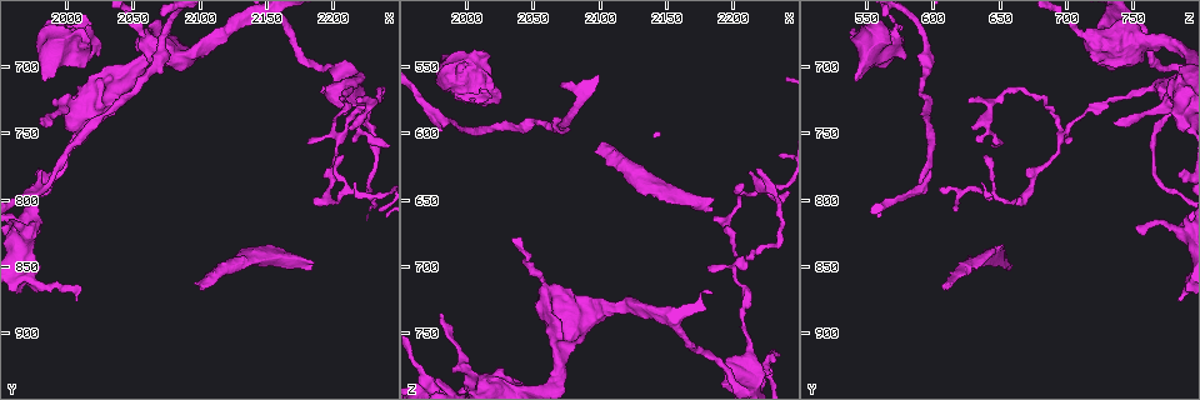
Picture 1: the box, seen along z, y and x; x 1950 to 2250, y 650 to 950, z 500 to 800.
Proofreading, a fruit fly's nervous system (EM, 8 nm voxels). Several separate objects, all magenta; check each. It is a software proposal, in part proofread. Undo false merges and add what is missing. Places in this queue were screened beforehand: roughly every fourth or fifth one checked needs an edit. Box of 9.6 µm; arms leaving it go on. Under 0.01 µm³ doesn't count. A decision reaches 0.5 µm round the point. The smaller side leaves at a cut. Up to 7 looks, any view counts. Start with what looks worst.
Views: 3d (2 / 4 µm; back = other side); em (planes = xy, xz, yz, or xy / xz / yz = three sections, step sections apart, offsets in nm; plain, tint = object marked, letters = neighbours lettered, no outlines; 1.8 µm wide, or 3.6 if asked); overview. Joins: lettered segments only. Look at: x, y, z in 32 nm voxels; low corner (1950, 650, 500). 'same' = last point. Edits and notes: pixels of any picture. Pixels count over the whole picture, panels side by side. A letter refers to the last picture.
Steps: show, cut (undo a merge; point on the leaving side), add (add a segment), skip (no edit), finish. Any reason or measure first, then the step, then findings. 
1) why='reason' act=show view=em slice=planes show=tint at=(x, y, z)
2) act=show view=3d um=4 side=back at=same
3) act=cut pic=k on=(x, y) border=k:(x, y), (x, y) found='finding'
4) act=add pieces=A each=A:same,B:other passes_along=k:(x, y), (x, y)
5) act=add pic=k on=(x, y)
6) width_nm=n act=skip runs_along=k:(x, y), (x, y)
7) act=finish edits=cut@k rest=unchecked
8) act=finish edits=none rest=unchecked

why='branch stops here' act=show view=em um=3.6 slice=xz step=8 show=tint at=(2182, 848, 658)

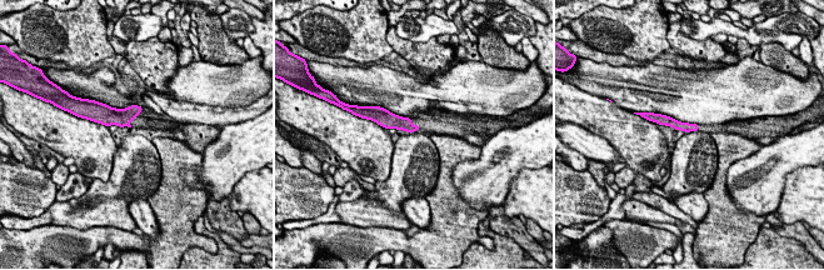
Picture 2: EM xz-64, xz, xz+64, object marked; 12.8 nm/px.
act=show view=em um=3.6 slice=planes show=letters at=same

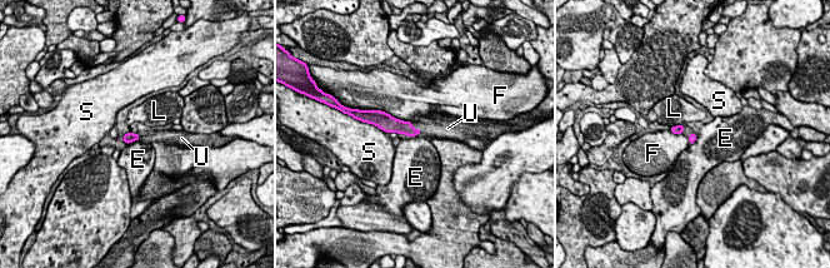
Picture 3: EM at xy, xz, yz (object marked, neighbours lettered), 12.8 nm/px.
act=add pieces=U each=E:other,F:other,L:other,S:other,U:same passes_along=3:(398, 125), (416, 129), (433, 124) found='it goes on there'

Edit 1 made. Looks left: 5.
act=show view=3d um=2 at=(2098, 860, 614)

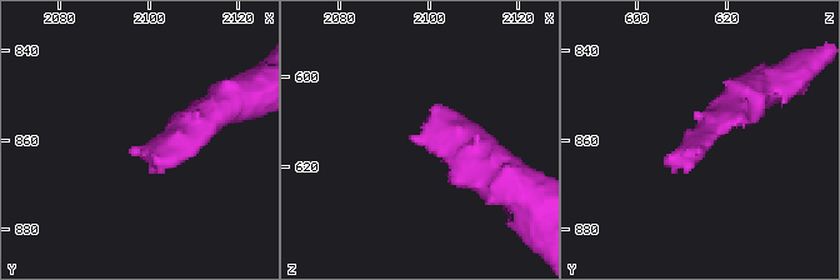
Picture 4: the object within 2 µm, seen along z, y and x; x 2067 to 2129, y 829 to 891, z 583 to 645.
why='need the tissue' act=show view=em slice=planes show=letters at=(2096, 863, 613)

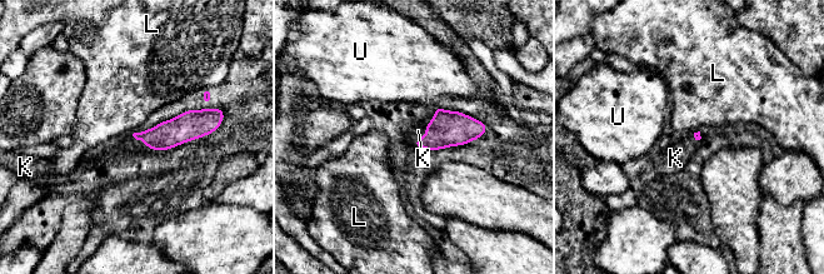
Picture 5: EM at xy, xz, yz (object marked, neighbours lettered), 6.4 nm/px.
act=add pieces=K each=K:same,L:other,U:other found='the neuron continues'

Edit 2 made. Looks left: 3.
act=show view=overview

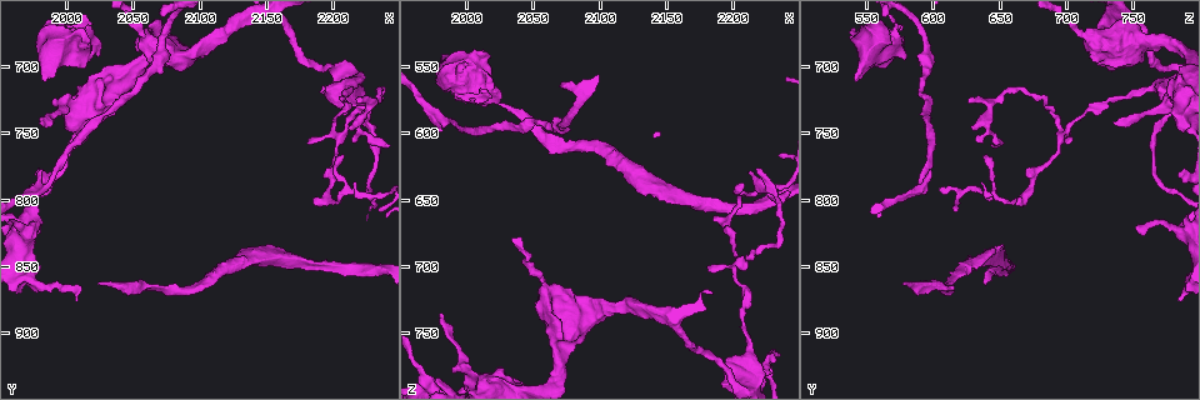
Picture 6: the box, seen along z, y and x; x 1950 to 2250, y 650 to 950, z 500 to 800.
why='free end' act=show view=em um=3.6 slice=yz step=8 show=plain at=(1984, 710, 542)

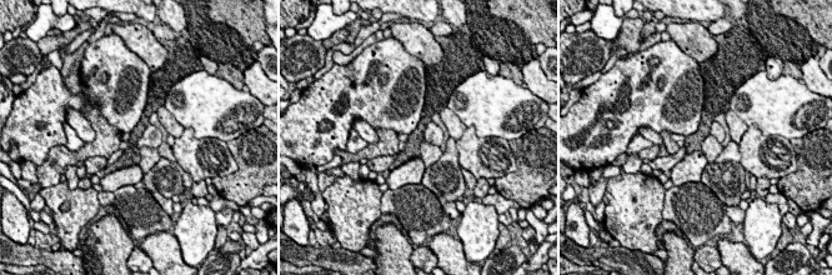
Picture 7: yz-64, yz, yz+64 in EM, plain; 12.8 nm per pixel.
why='what lies round it' act=show view=em um=3.6 slice=yz step=8 show=letters at=same

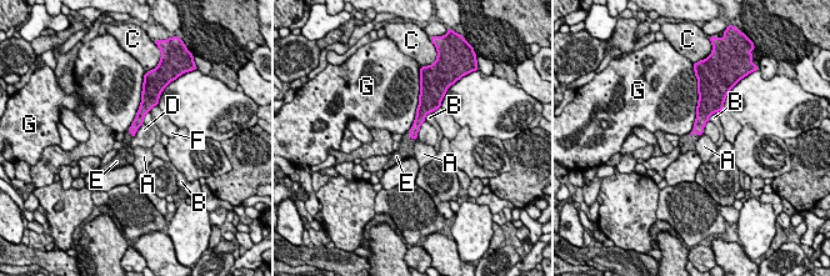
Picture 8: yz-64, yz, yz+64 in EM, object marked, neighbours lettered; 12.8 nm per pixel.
act=add pieces=E each=A:other,B:other,C:other,D:other,E:same,F:other,G:other passes_along=8:(419, 120), (410, 136), (405, 150) found='the neuron continues'

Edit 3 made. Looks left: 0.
act=finish edits=add@3,add@5,add@8 rest=unchecked

